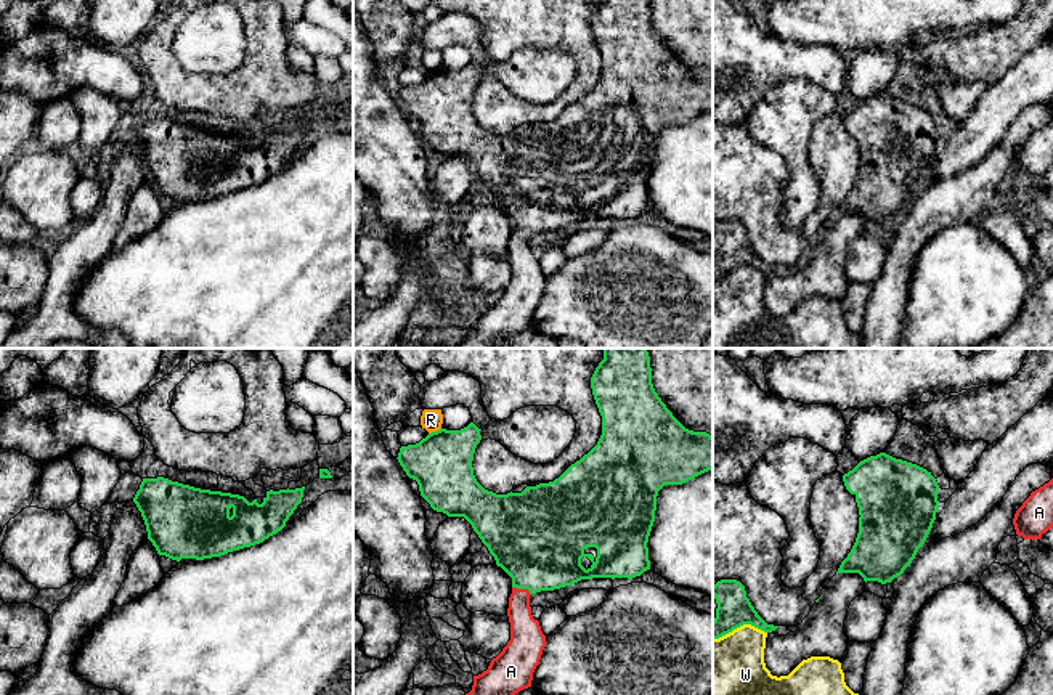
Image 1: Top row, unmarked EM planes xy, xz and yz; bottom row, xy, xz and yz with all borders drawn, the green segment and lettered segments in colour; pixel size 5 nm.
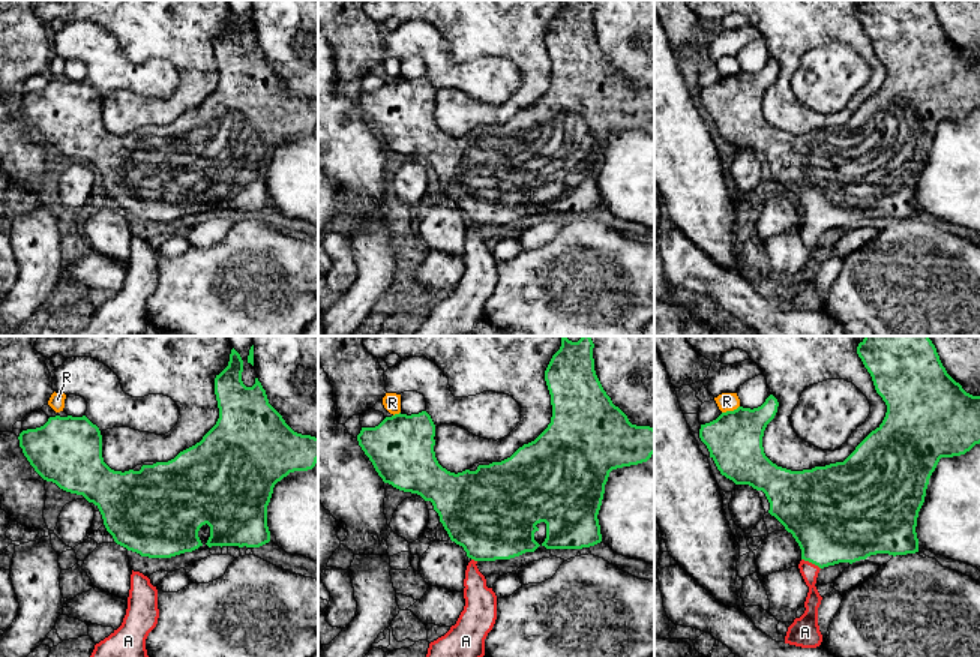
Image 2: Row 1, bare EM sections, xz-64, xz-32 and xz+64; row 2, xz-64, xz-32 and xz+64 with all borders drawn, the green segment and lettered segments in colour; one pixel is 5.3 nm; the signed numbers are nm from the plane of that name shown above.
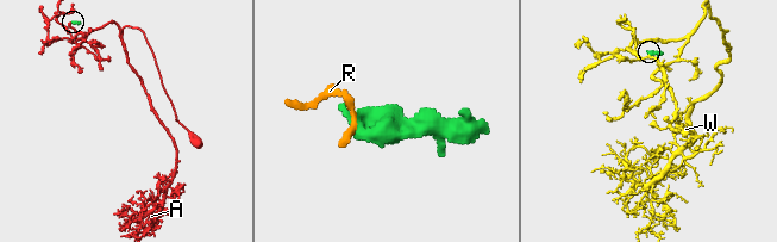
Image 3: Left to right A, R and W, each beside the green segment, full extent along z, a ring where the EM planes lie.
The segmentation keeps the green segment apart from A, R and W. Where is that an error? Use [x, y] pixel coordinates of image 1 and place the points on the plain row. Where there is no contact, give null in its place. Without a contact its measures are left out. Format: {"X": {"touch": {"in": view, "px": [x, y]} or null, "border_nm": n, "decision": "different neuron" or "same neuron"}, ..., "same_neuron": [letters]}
{"A": {"touch": {"in": "xz", "px": [522, 228]}, "border_nm": 100, "decision": "same neuron"}, "R": {"touch": {"in": "xz", "px": [434, 73]}, "border_nm": 70, "decision": "different neuron"}, "W": {"touch": {"in": "yz", "px": [739, 267]}, "border_nm": 280, "decision": "different neuron"}, "same_neuron": ["A"]}

